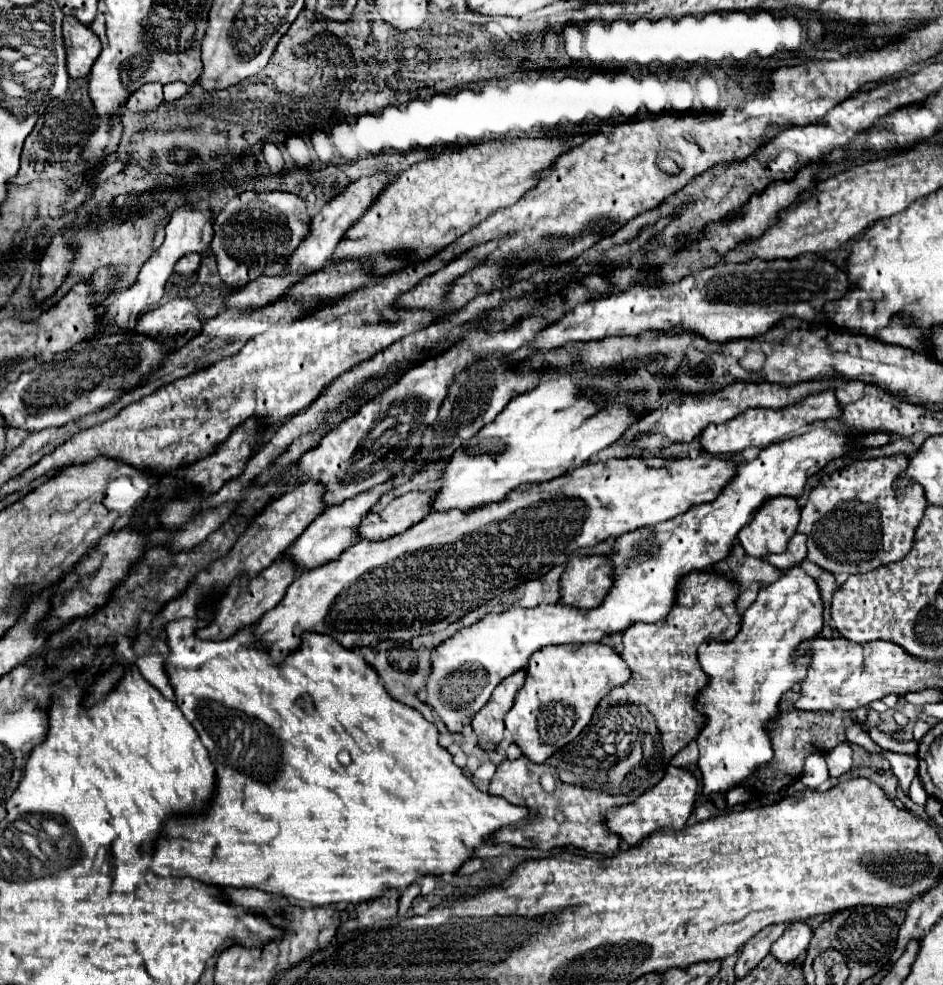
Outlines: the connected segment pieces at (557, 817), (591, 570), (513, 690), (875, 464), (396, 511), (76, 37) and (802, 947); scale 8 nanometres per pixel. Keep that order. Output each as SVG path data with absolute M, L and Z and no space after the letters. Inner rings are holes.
M693 572L685 576L685 582L681 582L677 592L677 606L673 606L671 614L665 620L655 624L639 622L623 632L621 658L631 670L631 680L625 686L611 690L599 702L593 714L597 726L589 722L571 744L557 750L557 754L549 756L543 764L533 764L525 756L521 756L517 760L503 760L497 766L497 772L489 784L489 794L503 796L511 804L523 804L531 808L531 816L529 816L531 824L525 824L523 830L499 830L493 836L495 842L507 842L507 844L539 848L539 850L551 850L555 846L573 844L575 848L583 848L587 852L605 854L605 856L613 856L619 852L621 838L605 826L605 814L615 806L625 806L637 800L641 794L651 790L657 782L661 782L669 766L669 760L689 742L693 742L693 734L697 734L697 712L693 710L693 698L697 696L697 690L705 686L705 674L701 674L701 666L697 666L697 646L709 640L731 642L735 638L741 626L741 616L737 616L735 612L737 592L739 586L719 574ZM543 772L553 774L555 778L553 792L543 790L539 782Z
M571 556L561 576L561 602L575 608L597 608L613 582L611 556Z
M519 670L517 674L505 678L505 682L501 682L501 686L493 690L489 702L485 704L485 710L479 710L475 714L471 726L483 750L495 750L503 740L503 732L505 732L503 718L511 710L513 700L523 686L523 680L525 680L525 670Z
M889 456L889 458L871 458L871 460L855 460L851 466L839 470L839 472L833 472L829 476L823 476L821 482L811 490L809 494L809 500L805 504L805 508L801 510L801 522L799 522L799 528L797 532L805 534L807 536L807 560L815 562L819 568L831 572L831 574L865 574L869 570L875 570L879 566L885 566L885 564L891 564L891 562L899 562L901 558L905 558L905 554L911 550L913 546L913 532L915 532L915 526L917 522L921 520L921 514L923 510L927 508L927 502L925 502L925 494L921 494L921 486L905 486L905 488L895 488L895 480L899 478L901 474L901 468L905 468L907 460L903 456Z
M409 492L389 502L389 506L381 512L369 512L361 520L357 532L361 540L381 542L383 538L391 538L395 534L405 532L409 526L417 524L425 514L429 514L429 498L433 492Z
M65 16L63 20L63 40L67 48L67 70L71 78L83 78L89 74L97 54L101 52L101 44L91 26L81 24L73 16Z
M793 922L787 926L783 936L777 942L773 942L771 952L779 962L797 960L801 954L805 954L811 938L813 938L813 930L805 922Z

